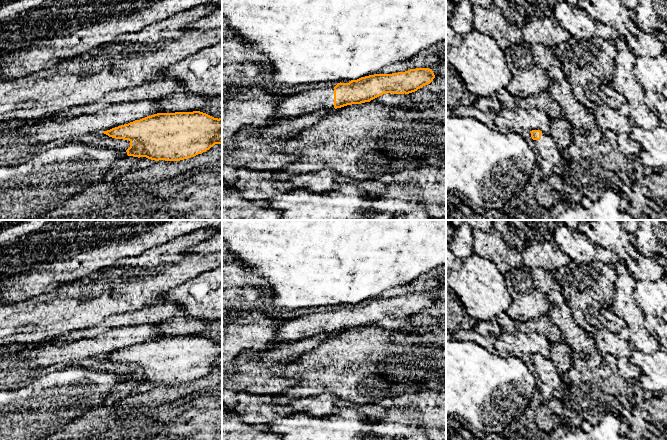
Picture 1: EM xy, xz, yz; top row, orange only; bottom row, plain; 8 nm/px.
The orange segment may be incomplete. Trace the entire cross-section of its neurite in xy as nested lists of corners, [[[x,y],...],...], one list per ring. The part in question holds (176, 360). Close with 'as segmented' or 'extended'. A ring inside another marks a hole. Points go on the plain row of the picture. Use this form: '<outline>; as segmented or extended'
[[[200,335],[157,337],[103,357],[115,363],[129,364],[128,380],[180,385],[202,378],[215,368],[222,368],[222,342],[214,342]]]; as segmented

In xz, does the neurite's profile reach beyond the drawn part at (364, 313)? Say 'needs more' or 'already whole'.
needs more

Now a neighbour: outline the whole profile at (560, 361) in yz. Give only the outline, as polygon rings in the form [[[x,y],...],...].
[[[563,340],[551,345],[550,359],[561,375],[566,373],[575,356],[574,351]]]

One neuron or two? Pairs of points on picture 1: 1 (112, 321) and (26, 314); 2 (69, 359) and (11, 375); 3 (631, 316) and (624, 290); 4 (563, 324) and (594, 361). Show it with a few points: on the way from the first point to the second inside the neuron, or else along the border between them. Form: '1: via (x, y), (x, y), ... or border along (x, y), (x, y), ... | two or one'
1: border along (126, 312), (111, 314), (101, 323) | two
2: via (55, 358), (37, 358), (25, 361) | one
3: via (629, 310), (624, 305), (624, 296) | one
4: via (572, 333), (590, 352) | one

